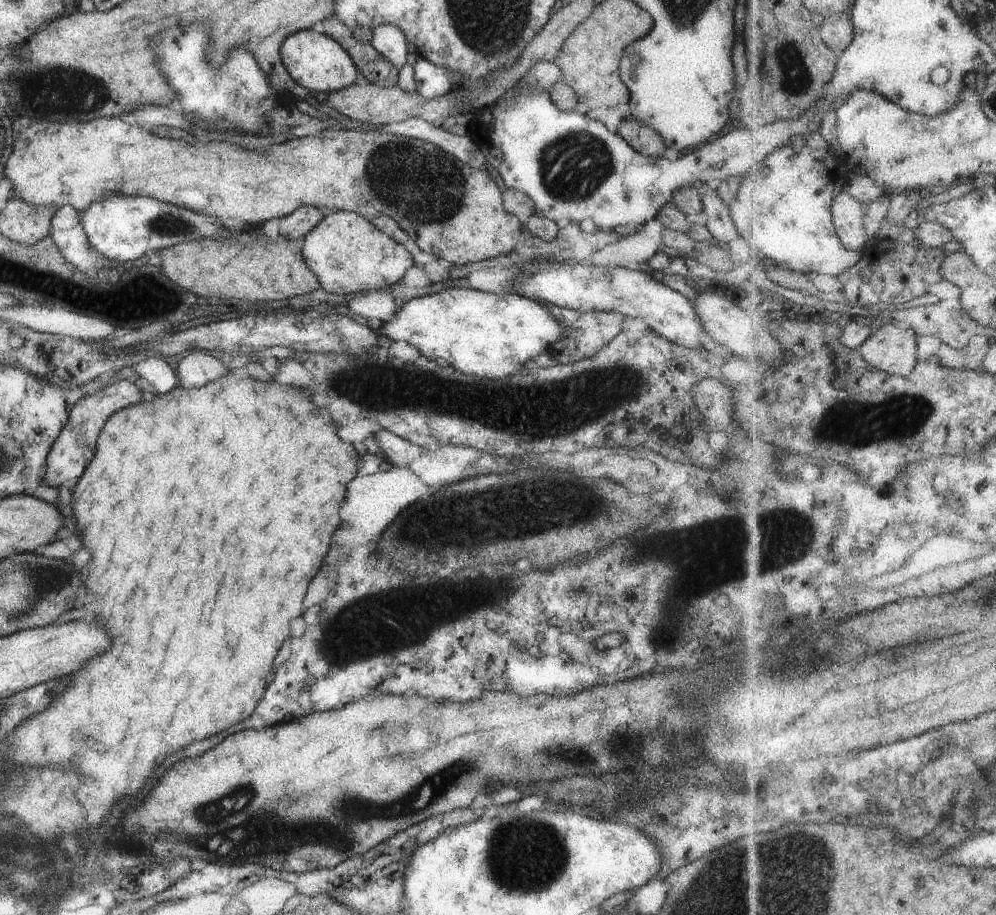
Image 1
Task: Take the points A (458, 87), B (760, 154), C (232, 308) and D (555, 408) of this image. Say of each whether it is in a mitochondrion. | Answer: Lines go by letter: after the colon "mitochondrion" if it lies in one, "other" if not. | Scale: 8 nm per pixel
A: other
B: other
C: other
D: mitochondrion

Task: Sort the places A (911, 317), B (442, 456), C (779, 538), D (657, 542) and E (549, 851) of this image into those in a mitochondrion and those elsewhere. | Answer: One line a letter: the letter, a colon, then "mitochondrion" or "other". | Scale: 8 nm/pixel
A: other
B: other
C: mitochondrion
D: mitochondrion
E: mitochondrion

